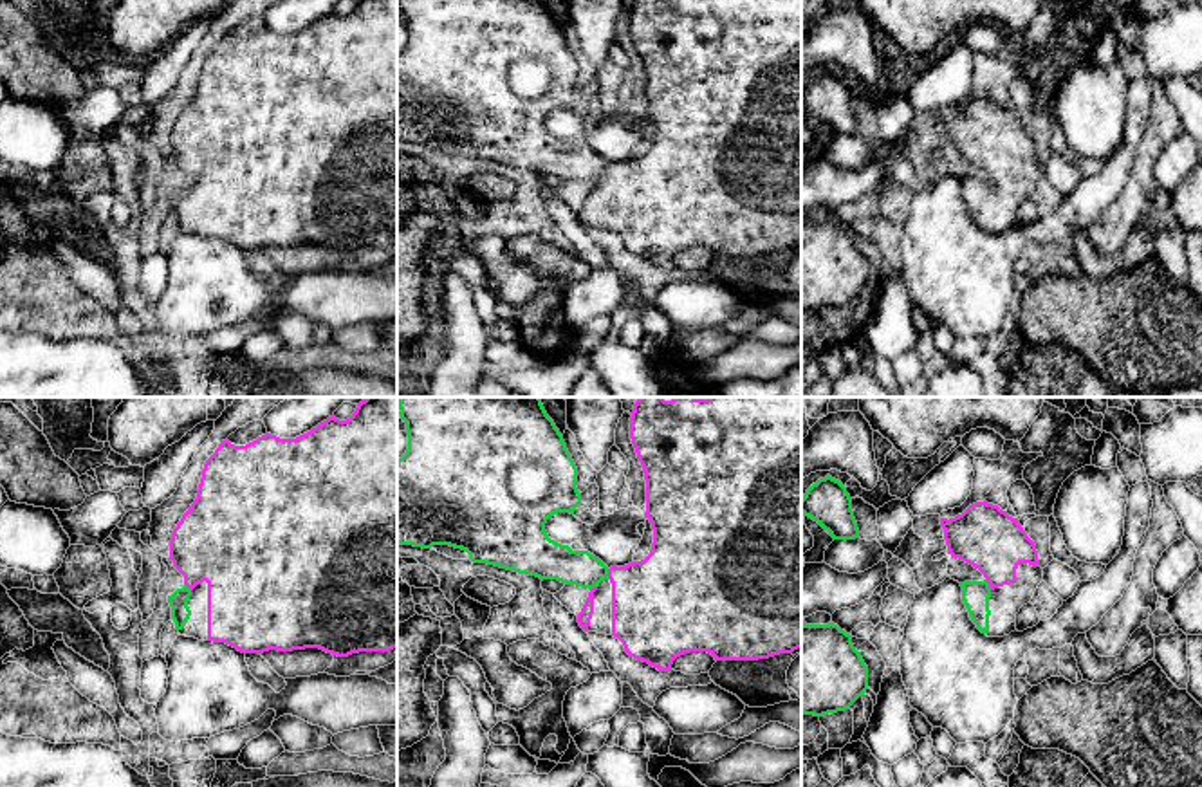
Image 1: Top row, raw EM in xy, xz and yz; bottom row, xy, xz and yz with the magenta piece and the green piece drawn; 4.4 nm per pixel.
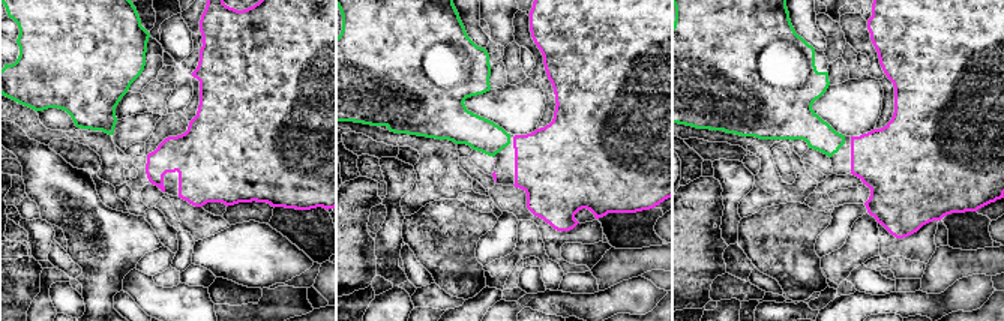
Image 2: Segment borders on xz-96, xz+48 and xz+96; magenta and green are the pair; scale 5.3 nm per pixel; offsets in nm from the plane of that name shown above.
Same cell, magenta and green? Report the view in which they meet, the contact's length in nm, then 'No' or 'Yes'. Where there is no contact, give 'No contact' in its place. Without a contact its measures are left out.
Touches magenta in xz. Shared border 50 nm. Yes

